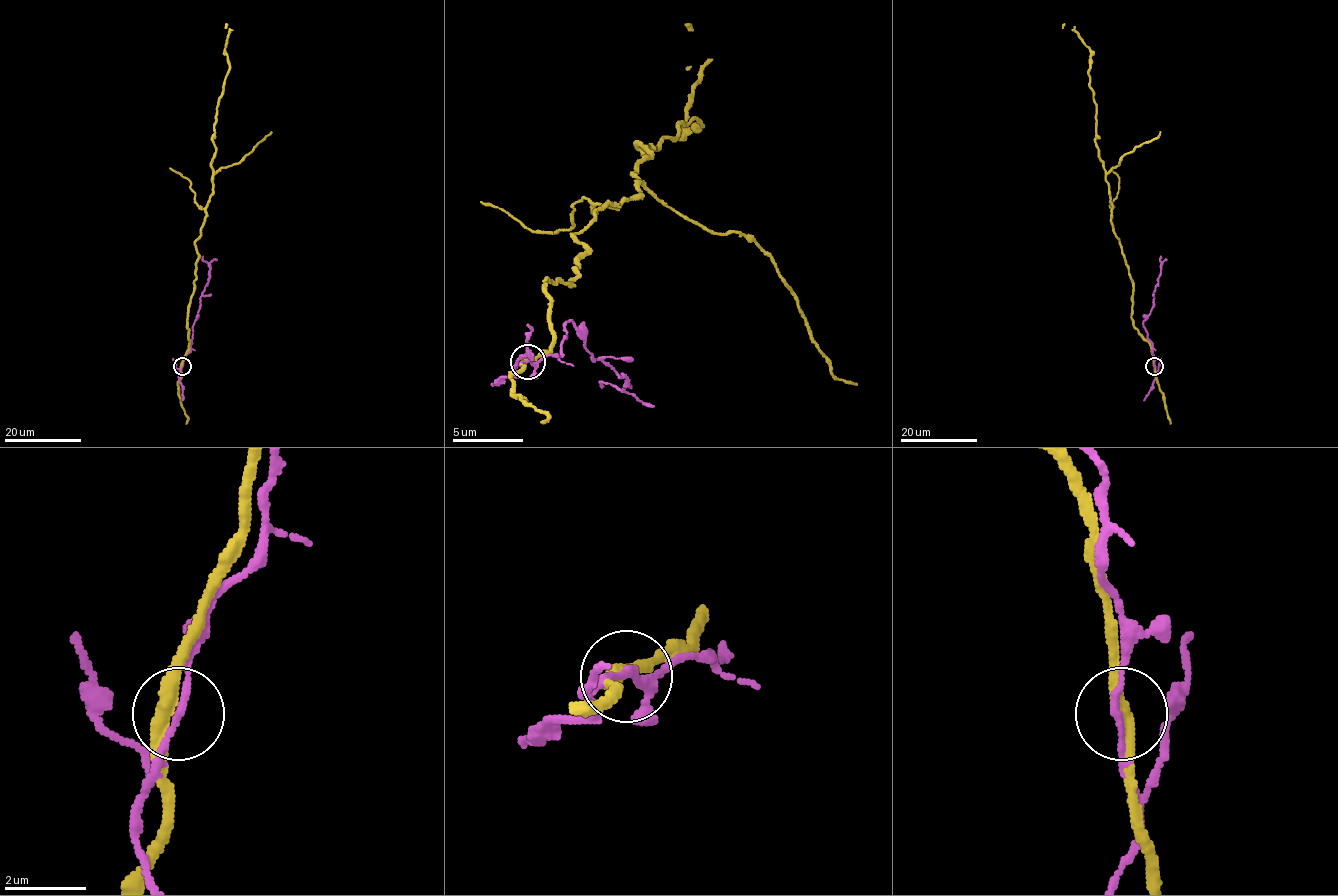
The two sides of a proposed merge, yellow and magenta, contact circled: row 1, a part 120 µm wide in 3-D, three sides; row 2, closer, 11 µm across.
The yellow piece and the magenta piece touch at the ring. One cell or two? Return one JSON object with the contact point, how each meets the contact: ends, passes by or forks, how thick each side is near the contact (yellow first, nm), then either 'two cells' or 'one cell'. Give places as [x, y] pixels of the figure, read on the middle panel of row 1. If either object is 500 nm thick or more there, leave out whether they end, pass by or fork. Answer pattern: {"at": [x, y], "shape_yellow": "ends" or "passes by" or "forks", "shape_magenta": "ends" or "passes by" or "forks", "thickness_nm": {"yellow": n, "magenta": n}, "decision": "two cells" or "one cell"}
{"at": [528, 362], "shape_yellow": "passes by", "shape_magenta": "passes by", "thickness_nm": {"yellow": 360, "magenta": 150}, "decision": "two cells"}

